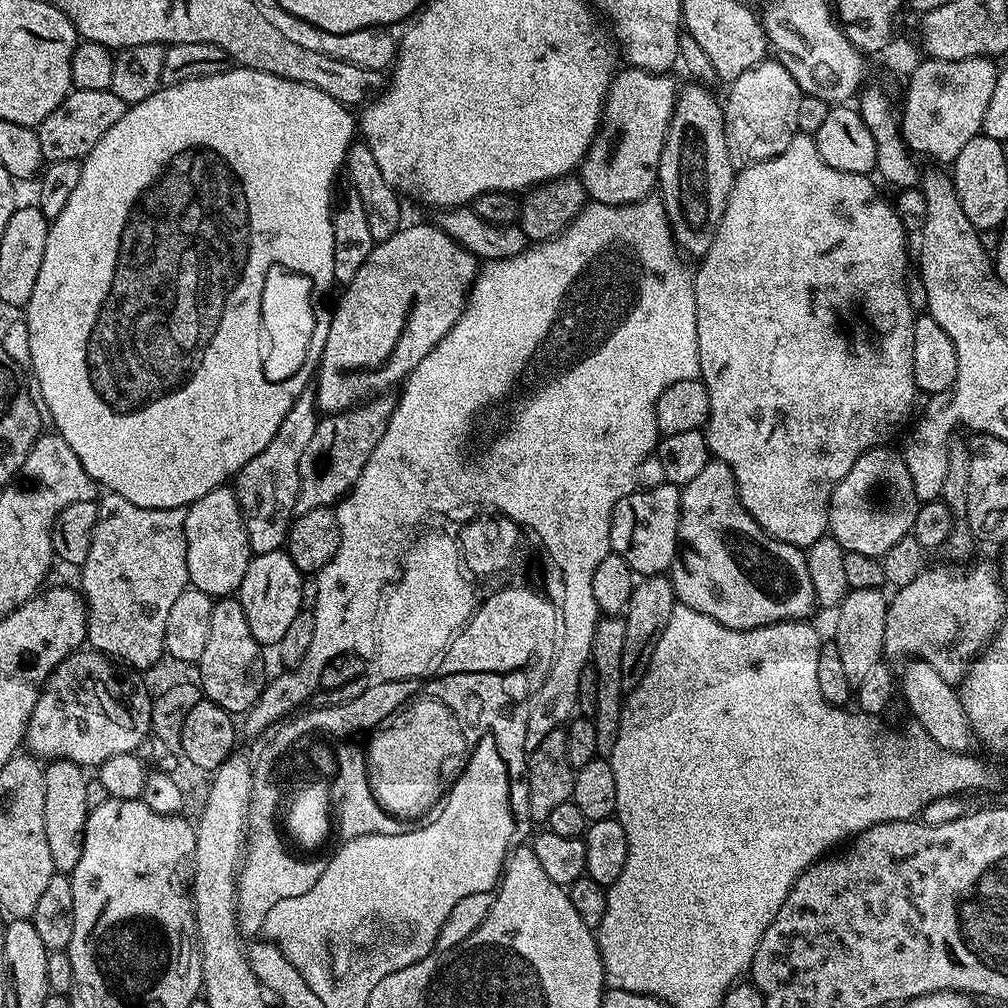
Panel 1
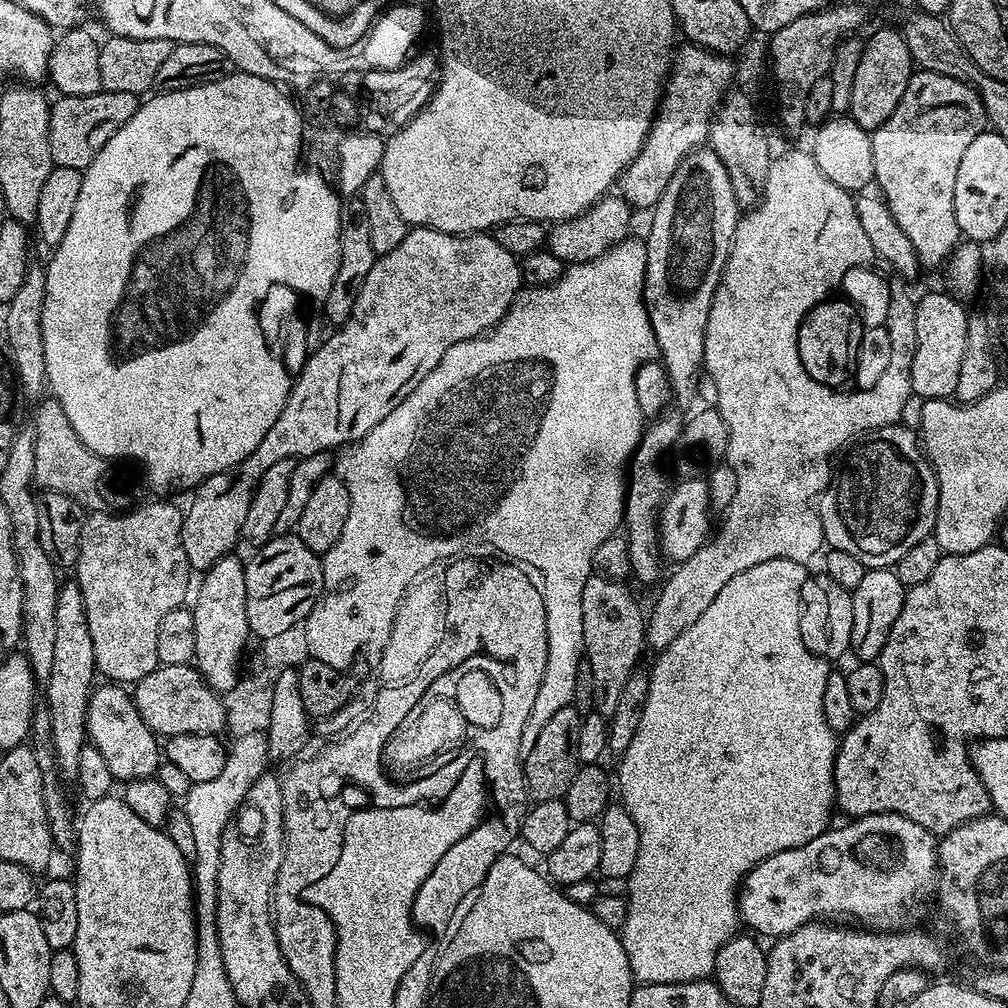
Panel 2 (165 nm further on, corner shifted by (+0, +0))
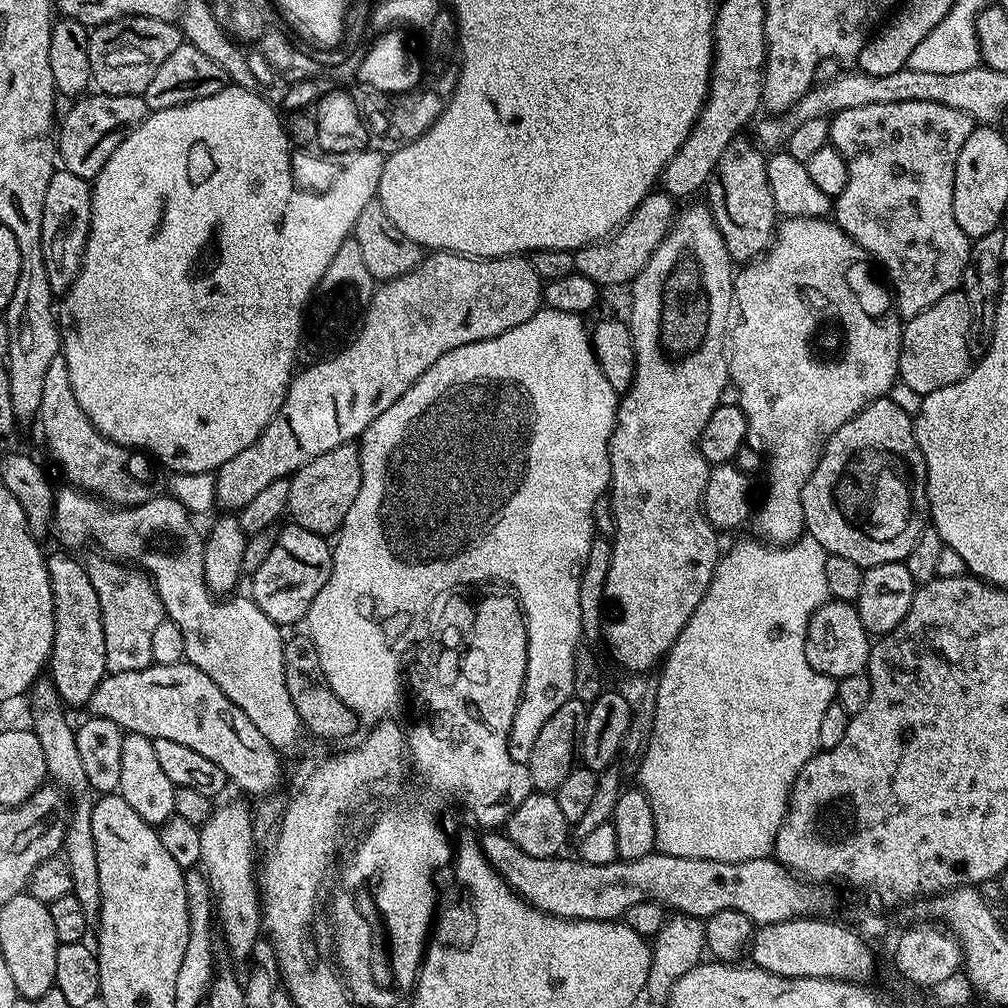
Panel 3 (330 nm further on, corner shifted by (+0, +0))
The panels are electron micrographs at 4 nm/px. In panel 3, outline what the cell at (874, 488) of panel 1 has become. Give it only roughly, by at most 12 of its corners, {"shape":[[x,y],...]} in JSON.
{"shape":[[870,402],[802,490],[807,535],[863,569],[929,519],[913,417]]}

